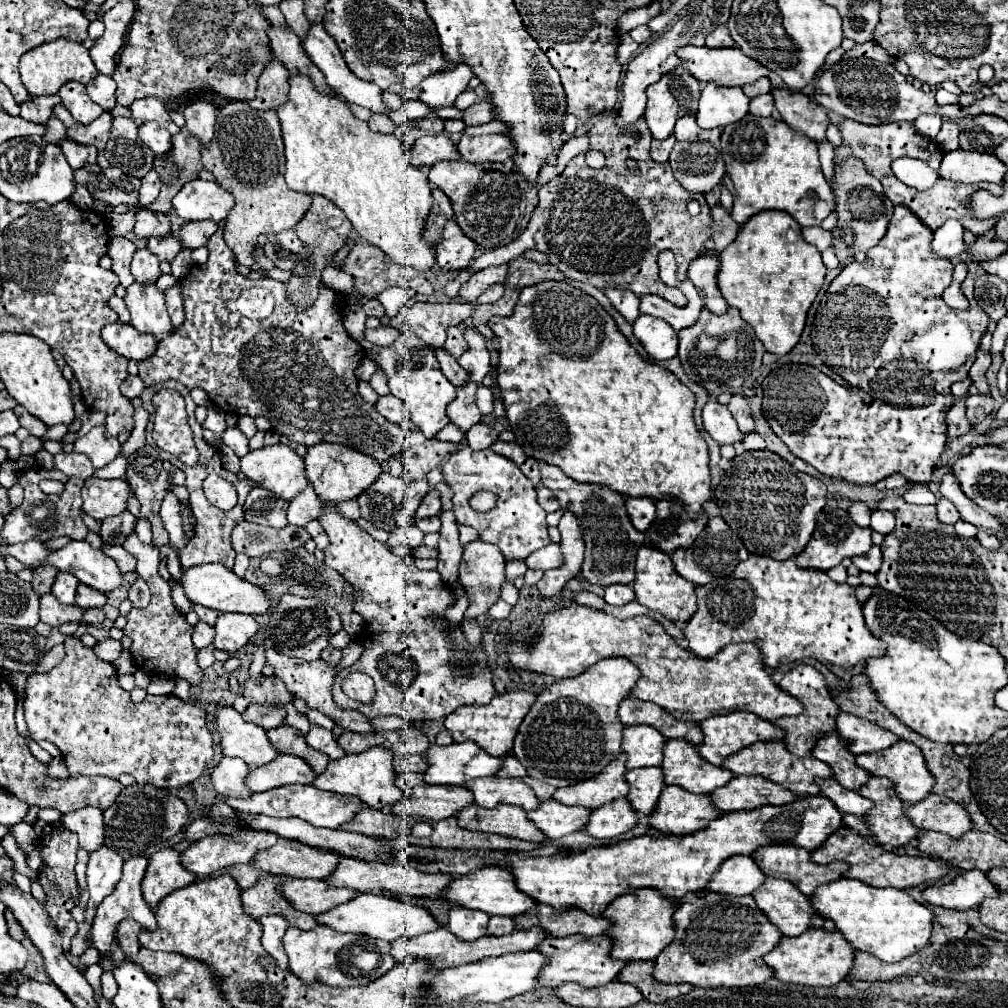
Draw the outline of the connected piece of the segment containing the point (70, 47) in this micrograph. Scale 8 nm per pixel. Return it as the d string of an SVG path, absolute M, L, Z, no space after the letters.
M55 40L29 50L25 56L21 56L19 70L21 70L21 80L31 96L57 94L59 88L69 80L89 84L99 74L99 70L95 70L95 64L89 56L89 50L83 44L71 40Z

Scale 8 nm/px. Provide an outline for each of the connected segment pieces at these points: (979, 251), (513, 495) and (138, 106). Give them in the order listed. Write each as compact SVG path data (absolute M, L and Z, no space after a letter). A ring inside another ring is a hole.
M977 236L977 242L973 246L973 250L969 250L967 254L971 256L971 260L979 262L985 258L995 258L999 254L1003 254L1007 250L1007 242L995 240L995 238L985 238L985 236Z
M463 446L443 462L441 472L445 482L453 488L455 520L459 524L473 526L483 540L499 546L507 562L525 560L529 554L551 542L545 522L547 512L537 502L537 490L533 482L505 456L499 456L493 450L475 452L469 446ZM479 490L489 490L497 496L497 504L493 510L475 512L469 506L469 498Z
M153 96L139 98L129 106L129 112L131 112L131 118L135 118L135 120L141 120L141 122L155 120L157 124L165 126L171 134L179 132L179 126L175 126L175 122L169 118L167 108L159 98L153 98Z

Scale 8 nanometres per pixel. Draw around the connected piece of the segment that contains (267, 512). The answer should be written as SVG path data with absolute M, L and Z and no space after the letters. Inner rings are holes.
M255 486L245 504L243 504L245 520L263 524L263 526L273 526L273 528L285 528L287 522L287 500L281 496L275 496L275 492L269 492L267 488Z

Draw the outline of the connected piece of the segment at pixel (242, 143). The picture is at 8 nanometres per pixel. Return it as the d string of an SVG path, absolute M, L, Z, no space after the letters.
M229 102L217 112L215 136L201 150L203 168L215 176L215 182L235 196L235 208L227 216L225 242L243 266L253 266L261 234L291 230L311 206L311 196L295 192L285 184L283 140L275 110L255 112L247 102Z

